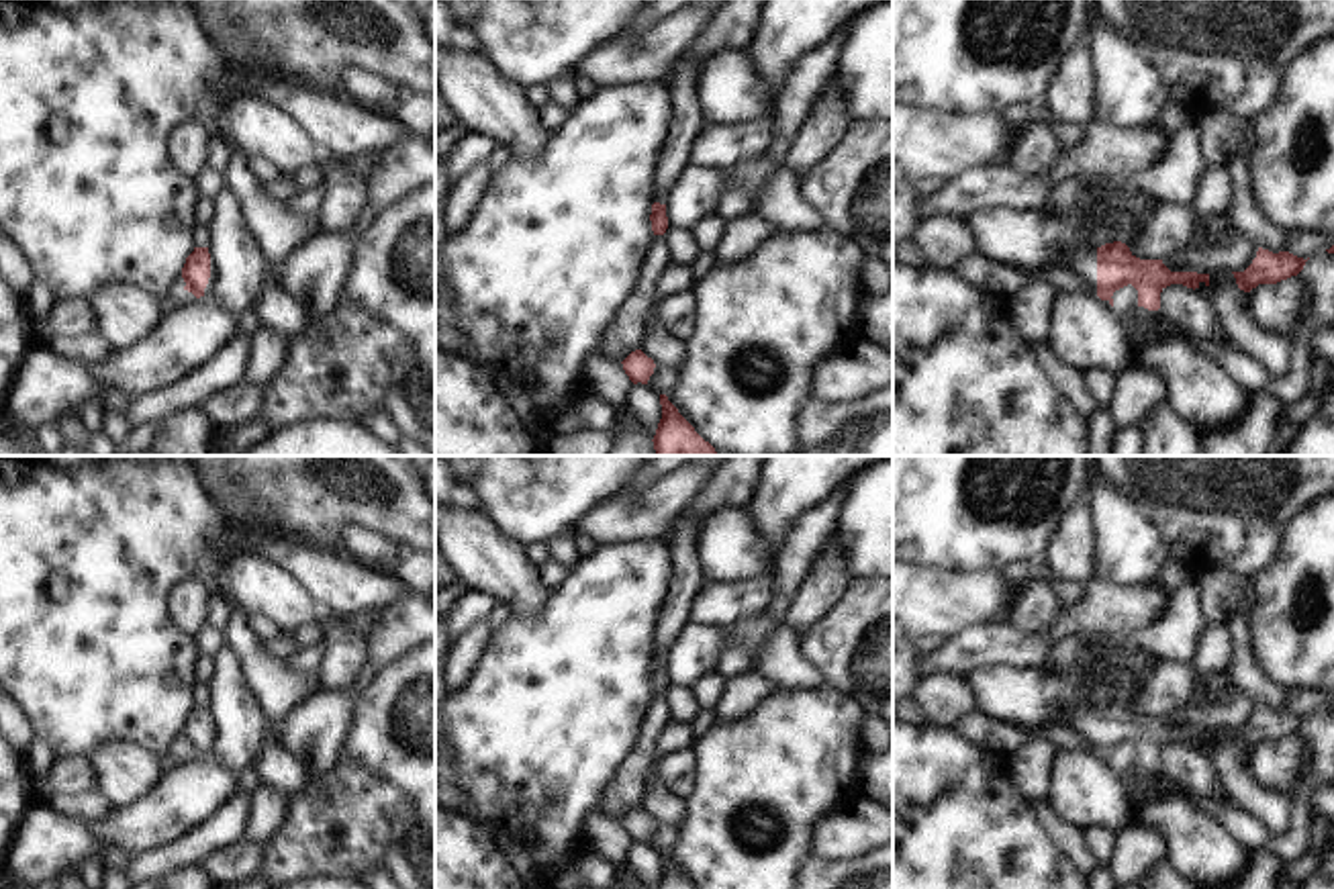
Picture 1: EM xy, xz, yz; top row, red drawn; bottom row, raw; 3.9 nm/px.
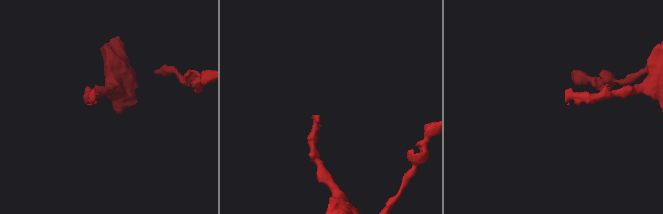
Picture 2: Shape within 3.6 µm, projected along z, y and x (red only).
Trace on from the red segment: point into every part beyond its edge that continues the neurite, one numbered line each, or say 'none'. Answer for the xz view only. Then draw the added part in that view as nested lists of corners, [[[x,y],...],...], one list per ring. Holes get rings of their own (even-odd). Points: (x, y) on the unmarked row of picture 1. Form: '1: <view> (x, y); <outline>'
none

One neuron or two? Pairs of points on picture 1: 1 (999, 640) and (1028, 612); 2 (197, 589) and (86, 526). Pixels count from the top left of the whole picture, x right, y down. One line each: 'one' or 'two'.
1: two
2: two

